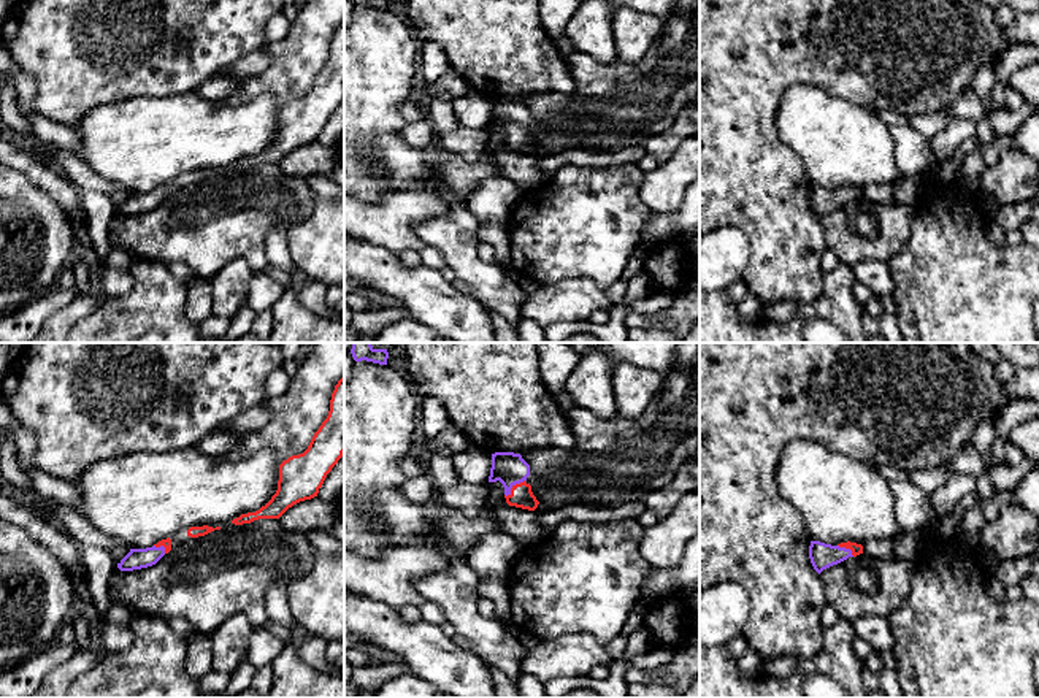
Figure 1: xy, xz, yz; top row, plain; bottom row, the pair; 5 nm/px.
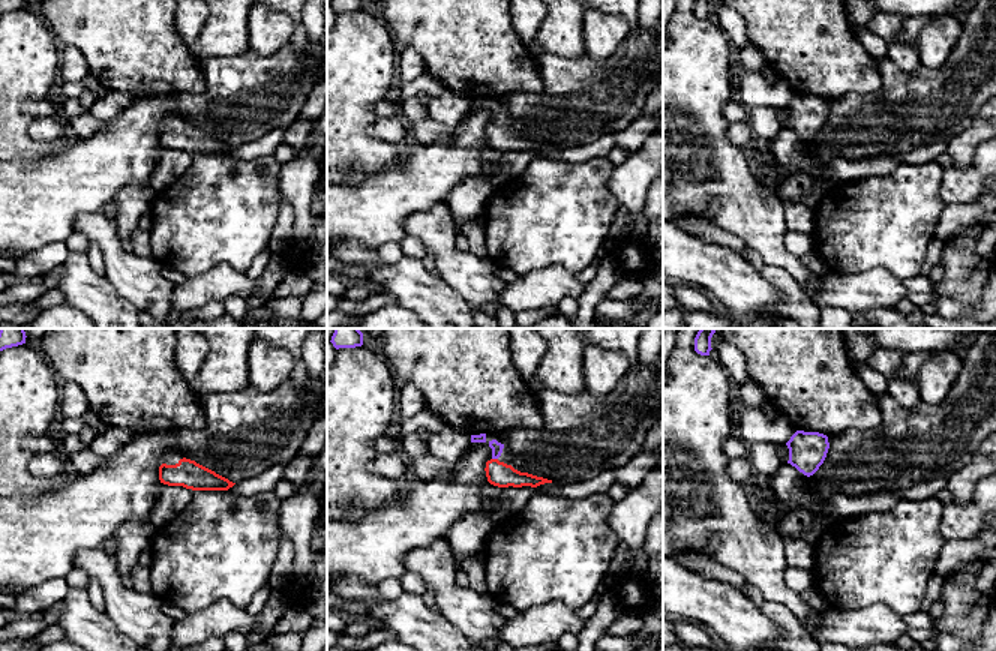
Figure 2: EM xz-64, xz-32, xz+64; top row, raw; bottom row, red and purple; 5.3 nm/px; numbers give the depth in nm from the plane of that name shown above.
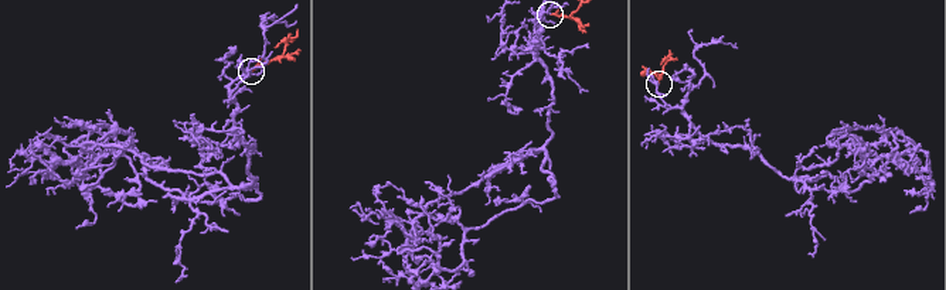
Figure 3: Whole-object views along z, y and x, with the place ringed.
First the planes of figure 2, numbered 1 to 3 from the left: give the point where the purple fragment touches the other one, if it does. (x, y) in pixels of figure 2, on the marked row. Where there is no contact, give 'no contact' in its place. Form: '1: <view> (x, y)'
1: no contact
2: xz-32 (495, 459)
3: no contact

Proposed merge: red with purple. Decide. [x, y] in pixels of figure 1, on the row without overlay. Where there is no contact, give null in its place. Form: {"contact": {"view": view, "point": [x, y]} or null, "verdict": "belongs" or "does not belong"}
{"contact": {"view": "xz", "point": [513, 132]}, "verdict": "belongs"}

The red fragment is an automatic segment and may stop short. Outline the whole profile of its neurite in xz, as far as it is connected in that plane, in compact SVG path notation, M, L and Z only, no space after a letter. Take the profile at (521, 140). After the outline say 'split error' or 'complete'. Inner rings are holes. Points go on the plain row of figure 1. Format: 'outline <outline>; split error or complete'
outline M495 97L492 98L492 113L489 127L500 125L504 132L504 143L509 151L535 155L539 149L527 128L530 121L530 109L520 98Z; split error

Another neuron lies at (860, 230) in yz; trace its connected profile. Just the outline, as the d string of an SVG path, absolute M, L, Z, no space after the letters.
M866 198L849 201L820 217L826 249L853 268L861 262L884 262L901 252L912 233L915 209L904 203L876 205Z

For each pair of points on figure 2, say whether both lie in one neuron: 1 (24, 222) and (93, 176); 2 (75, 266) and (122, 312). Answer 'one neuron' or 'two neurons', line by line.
1: one neuron
2: one neuron

